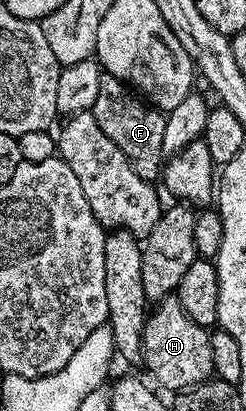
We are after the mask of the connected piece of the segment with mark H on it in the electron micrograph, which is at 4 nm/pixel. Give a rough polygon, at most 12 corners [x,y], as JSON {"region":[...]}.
{"region":[[176,295],[148,313],[143,368],[172,390],[214,375],[209,332]]}

